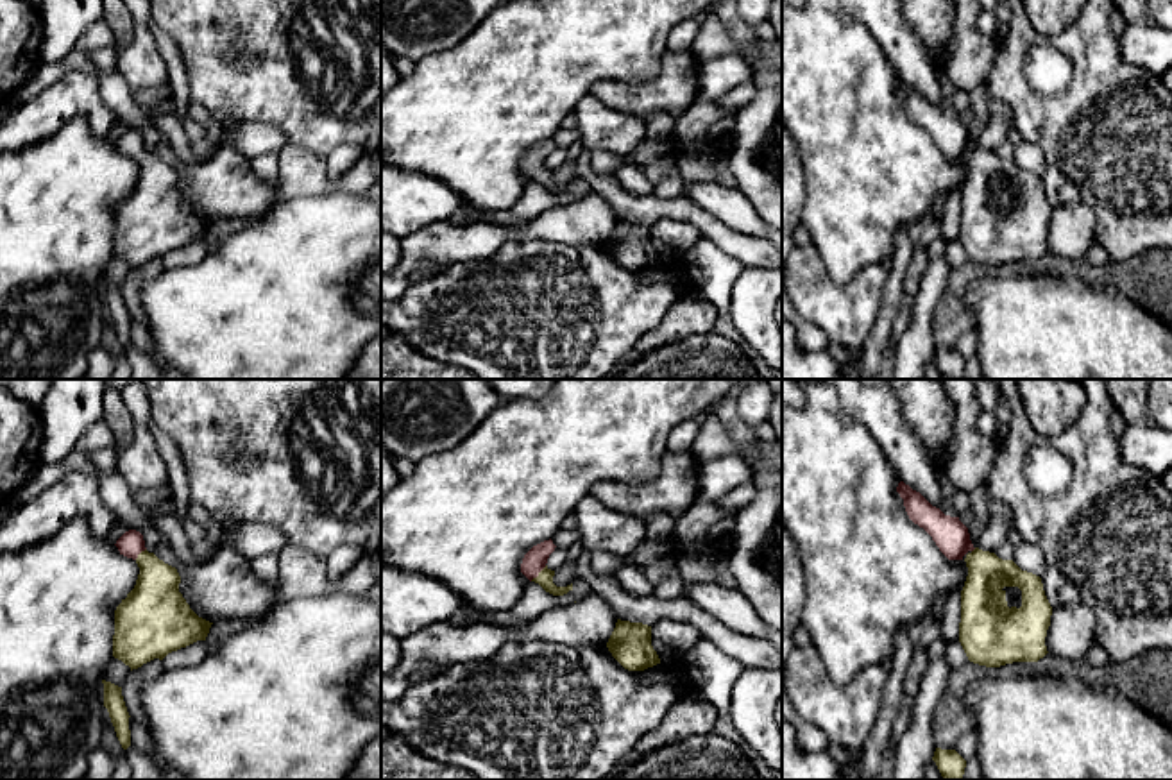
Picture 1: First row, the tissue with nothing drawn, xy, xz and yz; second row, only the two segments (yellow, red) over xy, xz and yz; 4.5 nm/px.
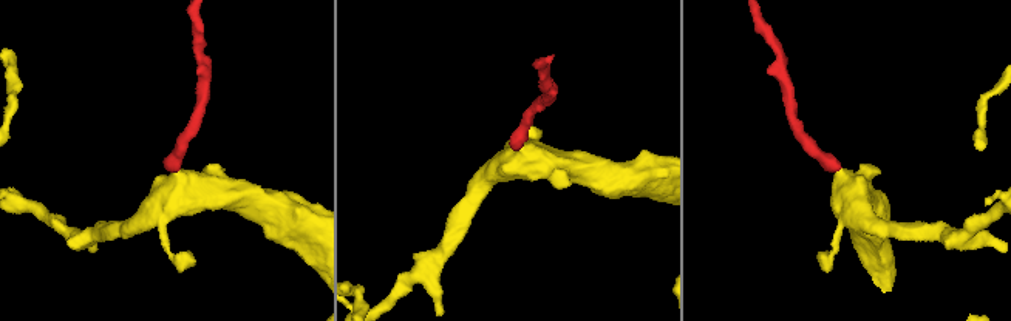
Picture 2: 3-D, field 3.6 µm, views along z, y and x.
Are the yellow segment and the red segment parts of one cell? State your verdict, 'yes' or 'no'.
yes

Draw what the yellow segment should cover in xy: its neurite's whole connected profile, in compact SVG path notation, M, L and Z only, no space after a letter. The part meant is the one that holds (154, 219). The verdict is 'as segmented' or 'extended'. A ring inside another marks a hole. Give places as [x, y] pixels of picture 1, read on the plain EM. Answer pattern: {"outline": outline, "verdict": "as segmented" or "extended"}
{"outline": "M136 129L125 131L115 145L120 154L138 163L140 174L134 188L115 209L113 256L132 270L206 240L213 222L190 208L179 191L177 168L149 152Z", "verdict": "extended"}

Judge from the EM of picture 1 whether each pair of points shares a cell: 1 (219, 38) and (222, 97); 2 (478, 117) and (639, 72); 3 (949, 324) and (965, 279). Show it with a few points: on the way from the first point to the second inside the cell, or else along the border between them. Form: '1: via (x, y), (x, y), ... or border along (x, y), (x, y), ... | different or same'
1: via (222, 52), (222, 83) | same
2: via (518, 77), (530, 65), (600, 65) | same
3: via (952, 313), (954, 290) | same

